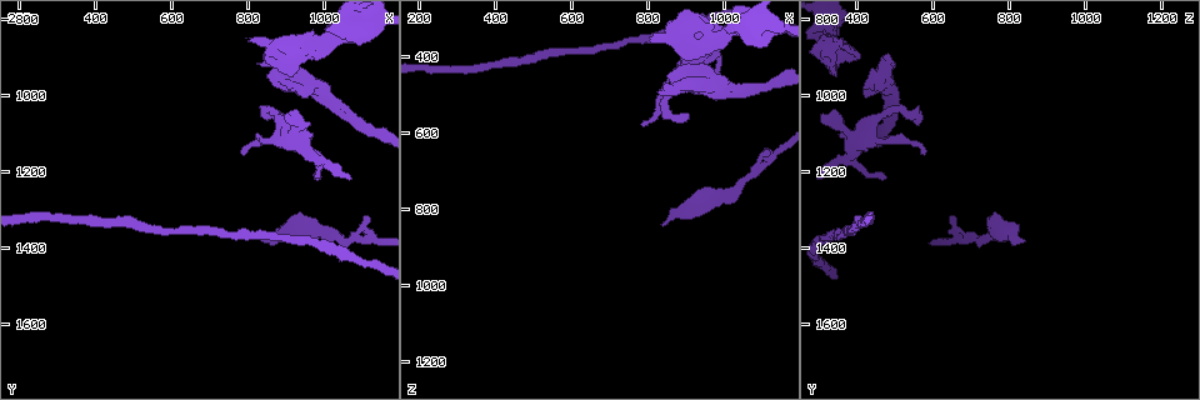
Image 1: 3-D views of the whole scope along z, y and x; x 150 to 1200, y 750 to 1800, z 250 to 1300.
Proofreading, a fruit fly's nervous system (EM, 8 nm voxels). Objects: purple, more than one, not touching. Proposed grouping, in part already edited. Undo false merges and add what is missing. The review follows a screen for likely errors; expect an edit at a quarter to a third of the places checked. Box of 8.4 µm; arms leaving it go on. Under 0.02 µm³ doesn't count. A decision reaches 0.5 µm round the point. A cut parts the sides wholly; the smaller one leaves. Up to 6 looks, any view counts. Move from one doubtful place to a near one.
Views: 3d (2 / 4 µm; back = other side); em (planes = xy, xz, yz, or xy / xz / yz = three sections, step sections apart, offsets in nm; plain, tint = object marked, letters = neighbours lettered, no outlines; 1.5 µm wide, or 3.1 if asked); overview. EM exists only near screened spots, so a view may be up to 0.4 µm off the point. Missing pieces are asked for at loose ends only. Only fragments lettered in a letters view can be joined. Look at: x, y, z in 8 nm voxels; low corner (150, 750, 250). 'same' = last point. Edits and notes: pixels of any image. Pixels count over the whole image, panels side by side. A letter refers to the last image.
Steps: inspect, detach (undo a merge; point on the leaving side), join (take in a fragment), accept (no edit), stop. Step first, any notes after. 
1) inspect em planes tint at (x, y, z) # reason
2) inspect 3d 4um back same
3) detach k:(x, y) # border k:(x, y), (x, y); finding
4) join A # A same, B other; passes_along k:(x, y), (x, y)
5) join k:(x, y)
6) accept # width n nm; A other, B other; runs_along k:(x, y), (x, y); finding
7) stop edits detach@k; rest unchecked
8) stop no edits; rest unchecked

inspect em xz step 8 tint at (775, 1160, 570) # branch stops here

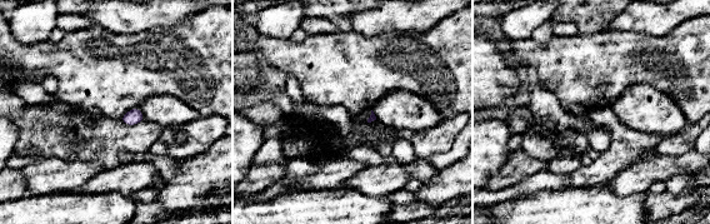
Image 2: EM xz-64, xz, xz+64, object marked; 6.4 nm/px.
inspect em planes tint same

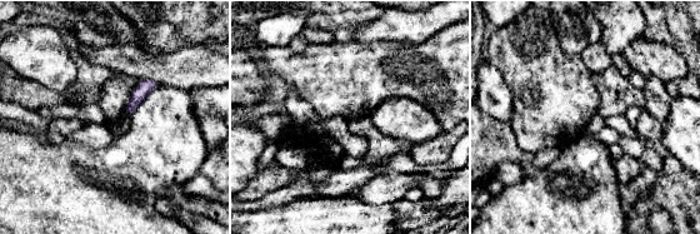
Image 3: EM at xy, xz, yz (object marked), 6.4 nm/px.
inspect em planes letters same

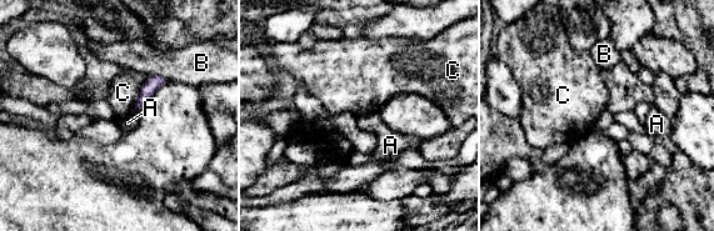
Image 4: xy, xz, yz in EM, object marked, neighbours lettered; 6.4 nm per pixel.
accept # A other, B other, C other; border 4:(149, 76), (140, 88), (133, 110); none of them fits

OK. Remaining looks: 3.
inspect 3d 2um at (925, 1120, 390)

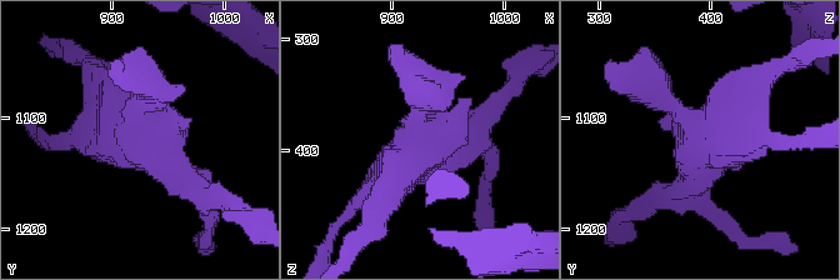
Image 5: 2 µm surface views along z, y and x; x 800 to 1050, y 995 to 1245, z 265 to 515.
inspect em planes letters at (926, 1118, 394) # now the EM

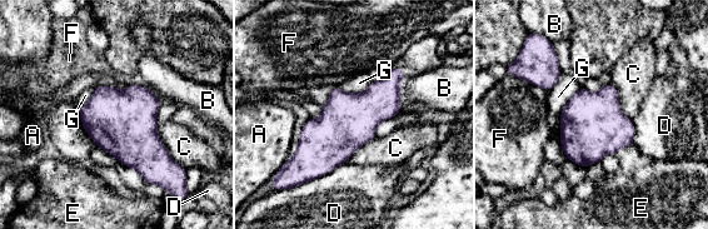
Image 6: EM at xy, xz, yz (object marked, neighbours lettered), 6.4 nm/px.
accept # A other, B other, C other, D other, E other, F other, G other; one cell here

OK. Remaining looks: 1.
inspect em planes letters at (1110, 1325, 650) # thin end

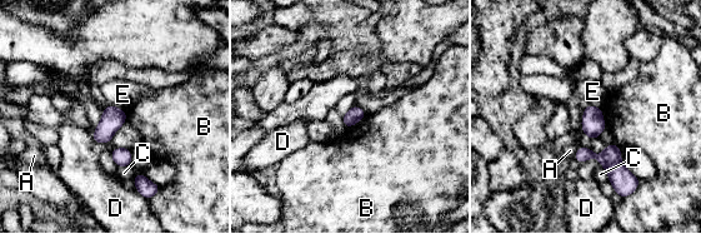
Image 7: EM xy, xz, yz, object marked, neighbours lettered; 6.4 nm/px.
accept # width 100 nm; longest_contact B 160 nm; A other, B other, C other, D other, E other; no lettered fragment goes on from it

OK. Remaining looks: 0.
stop no edits; rest unchecked

